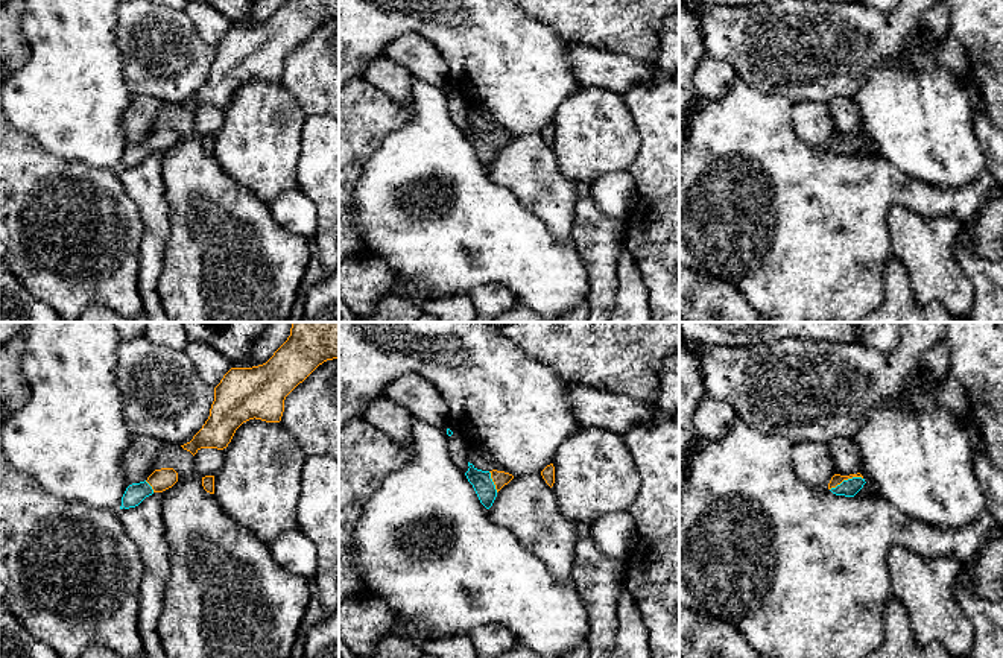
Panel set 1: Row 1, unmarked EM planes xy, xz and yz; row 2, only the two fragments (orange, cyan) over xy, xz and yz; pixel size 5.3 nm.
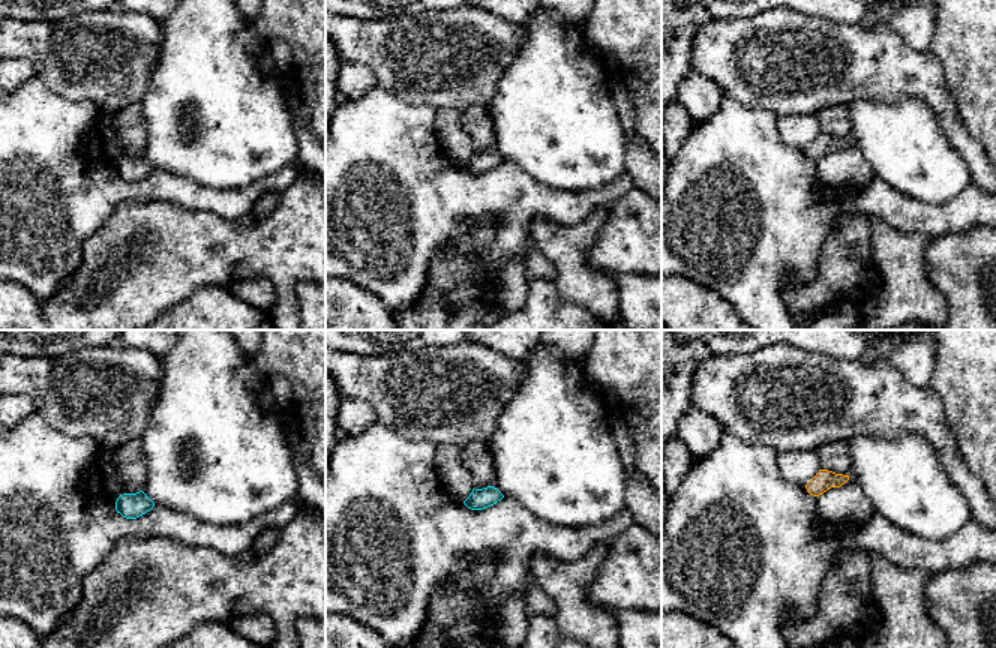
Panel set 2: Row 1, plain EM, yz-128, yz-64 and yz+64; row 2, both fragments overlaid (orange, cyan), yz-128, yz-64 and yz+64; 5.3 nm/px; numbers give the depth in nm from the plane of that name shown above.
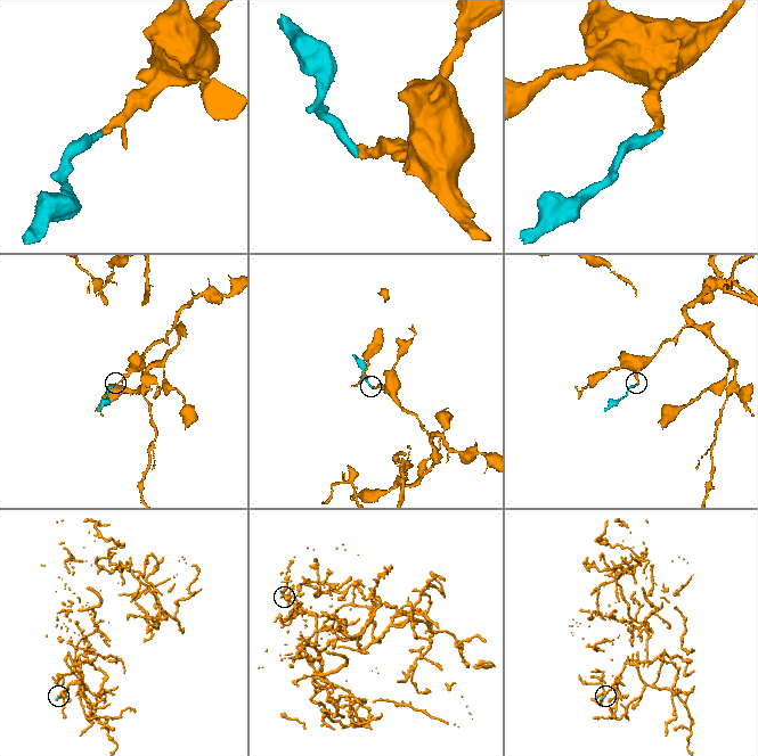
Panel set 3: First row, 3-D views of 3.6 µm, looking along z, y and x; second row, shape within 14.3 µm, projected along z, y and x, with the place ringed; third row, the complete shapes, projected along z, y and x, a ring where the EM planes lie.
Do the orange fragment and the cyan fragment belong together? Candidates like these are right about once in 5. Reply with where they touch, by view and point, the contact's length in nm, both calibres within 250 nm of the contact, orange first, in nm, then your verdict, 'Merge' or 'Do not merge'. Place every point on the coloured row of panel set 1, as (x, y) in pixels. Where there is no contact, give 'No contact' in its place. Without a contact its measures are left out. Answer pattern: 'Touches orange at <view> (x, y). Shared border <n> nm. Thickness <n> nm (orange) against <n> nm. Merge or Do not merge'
Touches orange at yz (845, 479). Shared border 190 nm. Thickness 60 nm (orange) against 90 nm. Merge

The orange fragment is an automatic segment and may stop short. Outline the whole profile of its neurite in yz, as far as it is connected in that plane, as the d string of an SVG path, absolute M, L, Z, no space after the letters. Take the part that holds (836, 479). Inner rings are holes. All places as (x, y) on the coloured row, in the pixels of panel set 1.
M860 473L850 476L834 474L828 483L828 489L836 495L854 497L865 483Z

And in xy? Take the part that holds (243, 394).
M292 322L290 336L263 365L231 368L214 388L210 416L184 450L193 456L201 448L223 450L236 430L249 419L280 422L286 397L302 383L319 365L339 357L339 322Z

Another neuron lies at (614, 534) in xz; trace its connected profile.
M615 511L596 518L584 532L611 559L626 561L637 541L637 523L631 512Z

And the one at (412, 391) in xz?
M403 374L395 377L386 386L384 395L406 407L413 418L439 429L450 429L450 412L444 397L422 375Z

